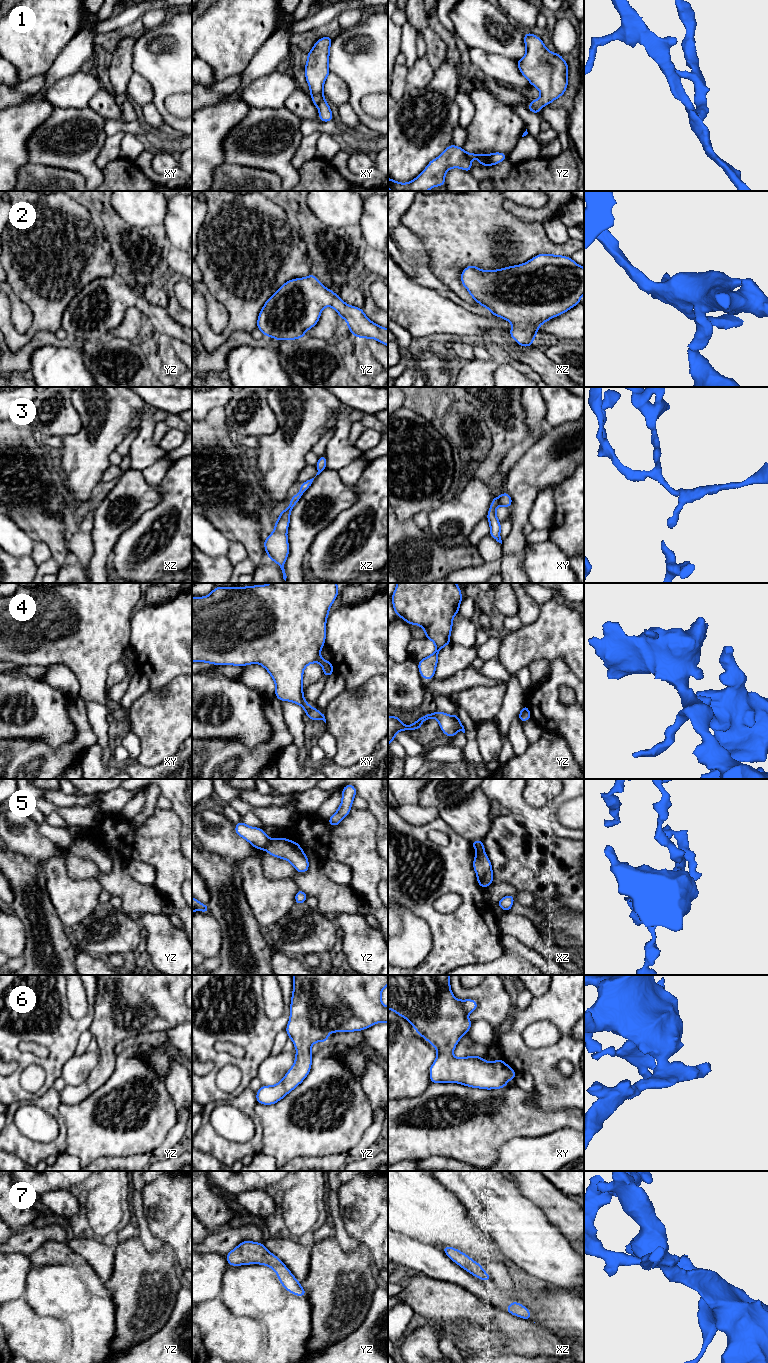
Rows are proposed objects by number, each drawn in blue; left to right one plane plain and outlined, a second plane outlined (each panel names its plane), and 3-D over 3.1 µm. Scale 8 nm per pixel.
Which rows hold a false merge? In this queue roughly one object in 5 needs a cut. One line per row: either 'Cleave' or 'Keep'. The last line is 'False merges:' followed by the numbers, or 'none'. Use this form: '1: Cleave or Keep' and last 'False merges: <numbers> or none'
1: Keep
2: Keep
3: Keep
4: Keep
5: Cleave
6: Keep
7: Keep
False merges: 5

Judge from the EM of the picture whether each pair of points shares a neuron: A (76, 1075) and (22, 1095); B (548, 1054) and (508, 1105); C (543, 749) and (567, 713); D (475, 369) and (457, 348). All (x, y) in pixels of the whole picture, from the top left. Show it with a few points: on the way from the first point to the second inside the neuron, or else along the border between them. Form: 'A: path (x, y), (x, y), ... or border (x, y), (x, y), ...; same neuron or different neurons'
A: border (72, 1055), (64, 1064), (60, 1076); different neurons
B: border (531, 1092), (533, 1096), (529, 1102), (545, 1111); different neurons
C: border (555, 734), (562, 737), (568, 744); different neurons
D: border (474, 358), (466, 362); different neurons

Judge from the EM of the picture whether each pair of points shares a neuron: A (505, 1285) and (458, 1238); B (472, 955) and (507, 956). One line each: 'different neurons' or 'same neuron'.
A: same neuron
B: different neurons

